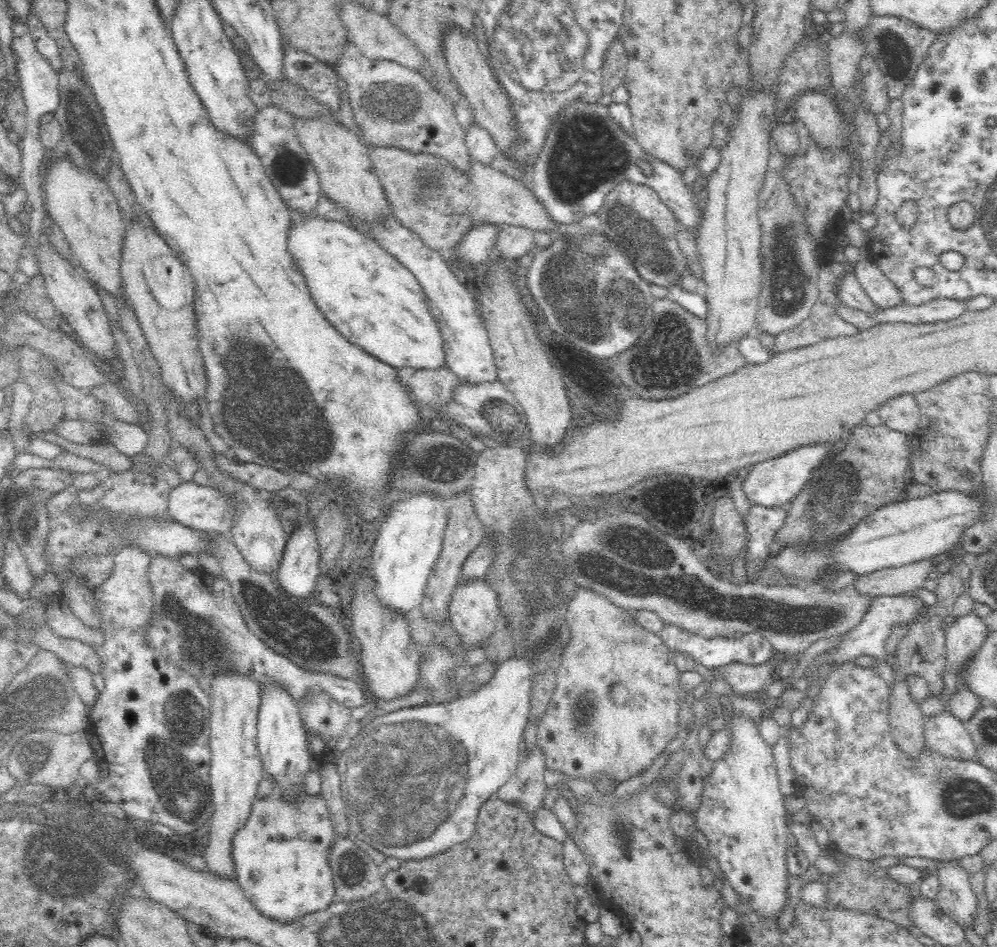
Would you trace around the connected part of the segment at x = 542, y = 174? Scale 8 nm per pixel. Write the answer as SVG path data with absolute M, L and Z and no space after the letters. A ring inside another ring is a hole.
M572 101L569 105L561 108L550 123L544 146L542 146L542 150L533 164L533 186L531 189L538 200L546 205L546 209L554 221L573 229L581 218L597 213L602 208L610 190L624 181L647 185L656 191L660 201L668 206L660 194L666 194L666 190L676 188L674 172L677 170L672 168L670 164L662 162L658 158L651 158L644 153L635 137L624 131L618 121L610 114L609 107L598 102ZM642 162L651 164L653 175L648 176L642 170Z

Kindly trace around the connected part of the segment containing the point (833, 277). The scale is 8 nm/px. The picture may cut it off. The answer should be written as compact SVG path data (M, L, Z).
M833 260L820 266L819 279L817 282L819 297L815 301L808 318L805 318L798 326L782 332L775 337L773 350L776 350L776 353L784 353L801 347L813 346L818 342L830 338L852 337L858 333L858 328L846 322L840 316L840 313L836 311L838 304L841 304L840 299L838 299L838 284L840 284L842 276L844 276L849 269L851 269L851 267Z

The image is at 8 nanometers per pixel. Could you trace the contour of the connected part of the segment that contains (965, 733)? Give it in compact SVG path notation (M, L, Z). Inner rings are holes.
M944 710L926 717L924 741L928 750L939 752L942 756L960 760L977 759L977 749L967 723L950 711Z

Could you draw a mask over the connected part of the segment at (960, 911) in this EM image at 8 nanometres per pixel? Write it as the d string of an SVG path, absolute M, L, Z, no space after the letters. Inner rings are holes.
M958 861L941 863L939 867L933 870L941 884L939 896L935 901L937 902L938 908L940 908L944 914L953 918L962 928L968 928L968 926L972 926L974 920L976 920L976 916L978 916L978 900L969 884L970 874L964 871L964 867L962 867Z

